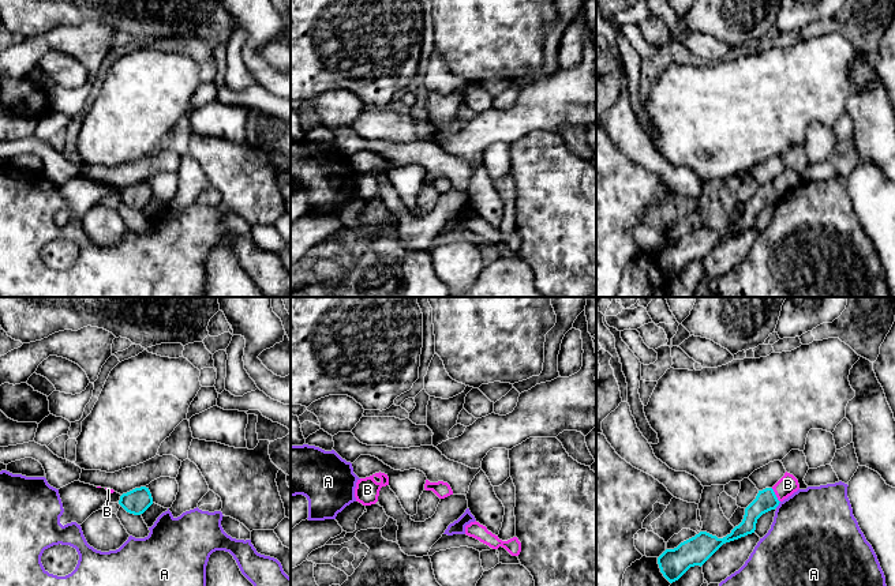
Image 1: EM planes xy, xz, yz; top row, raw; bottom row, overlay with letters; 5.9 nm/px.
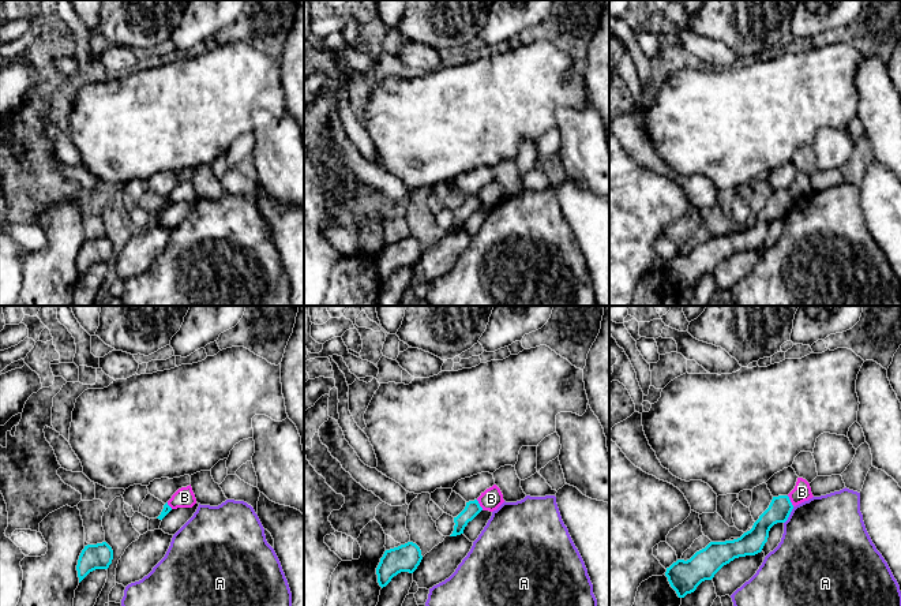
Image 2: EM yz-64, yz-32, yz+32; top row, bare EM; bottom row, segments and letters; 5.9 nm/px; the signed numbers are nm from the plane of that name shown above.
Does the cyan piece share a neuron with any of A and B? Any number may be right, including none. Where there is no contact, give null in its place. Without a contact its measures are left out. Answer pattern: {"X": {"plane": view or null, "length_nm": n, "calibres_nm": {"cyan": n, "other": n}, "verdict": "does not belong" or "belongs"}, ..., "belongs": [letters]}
{"A": {"plane": "yz", "length_nm": 50, "calibres_nm": {"cyan": 130, "other": 480}, "verdict": "does not belong"}, "B": {"plane": "yz", "length_nm": 100, "calibres_nm": {"cyan": 130, "other": 110}, "verdict": "does not belong"}, "belongs": []}

